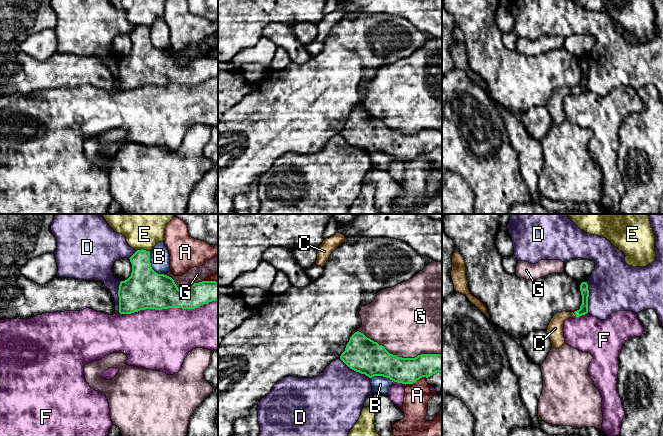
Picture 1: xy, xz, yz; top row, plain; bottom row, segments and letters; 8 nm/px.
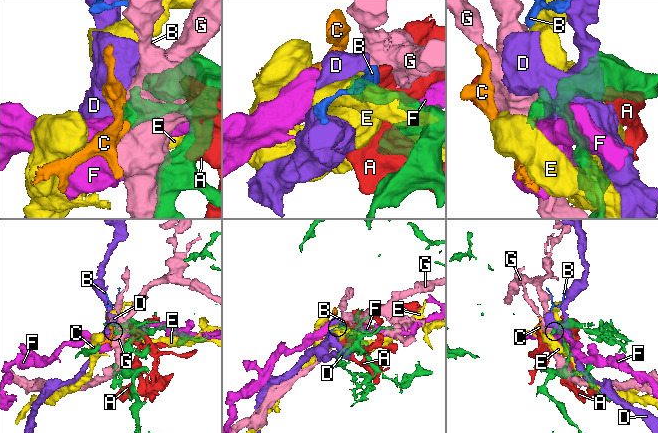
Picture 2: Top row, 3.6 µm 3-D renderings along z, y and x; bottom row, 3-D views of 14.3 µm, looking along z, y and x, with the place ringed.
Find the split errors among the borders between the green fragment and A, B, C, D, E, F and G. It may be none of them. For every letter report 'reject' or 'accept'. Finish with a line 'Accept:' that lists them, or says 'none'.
A: reject
B: reject
C: accept
D: reject
E: reject
F: reject
G: reject
Accept: C

